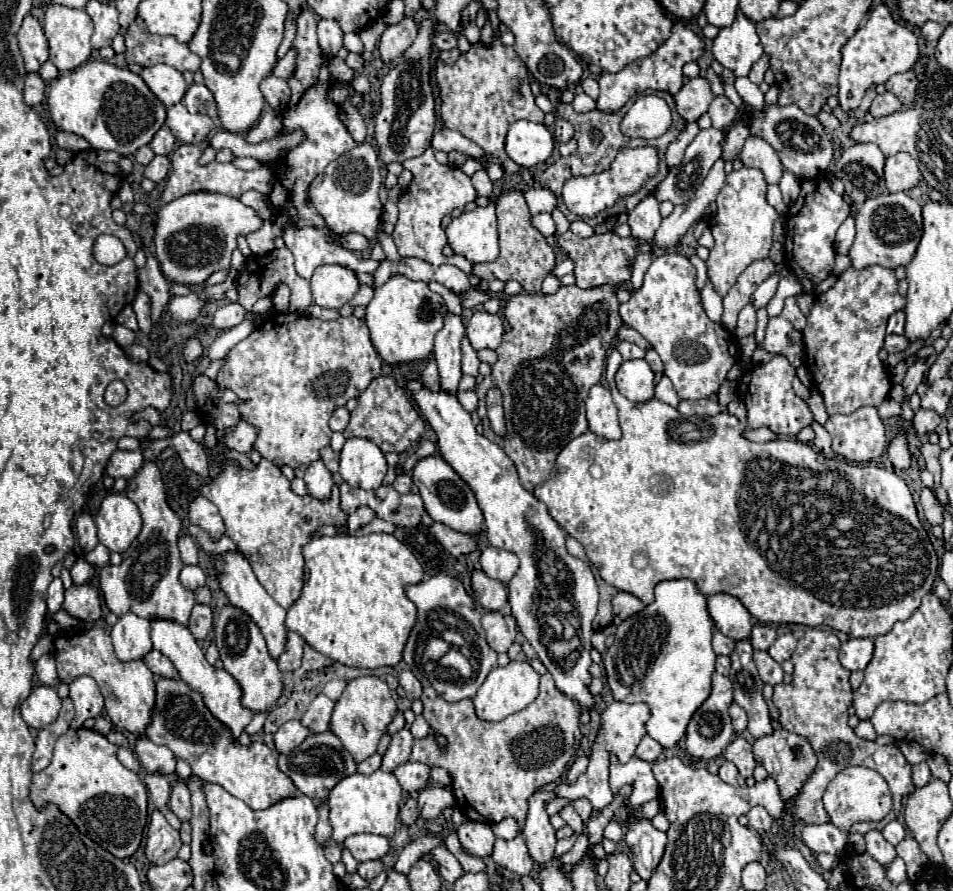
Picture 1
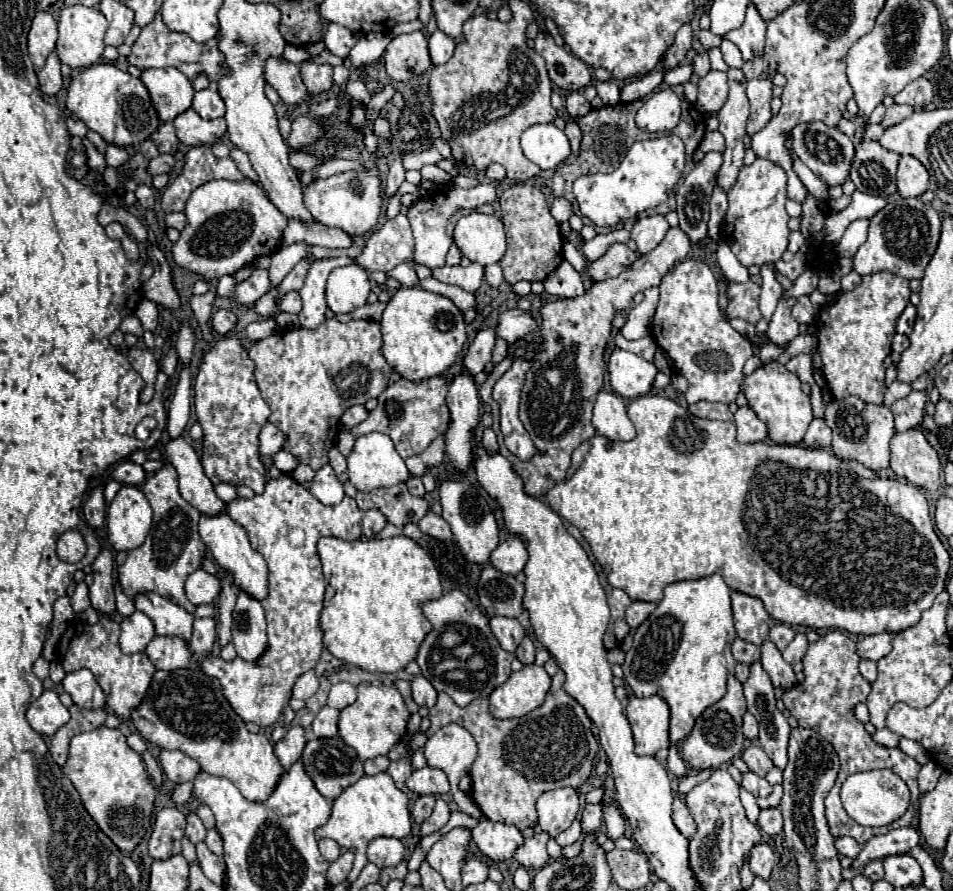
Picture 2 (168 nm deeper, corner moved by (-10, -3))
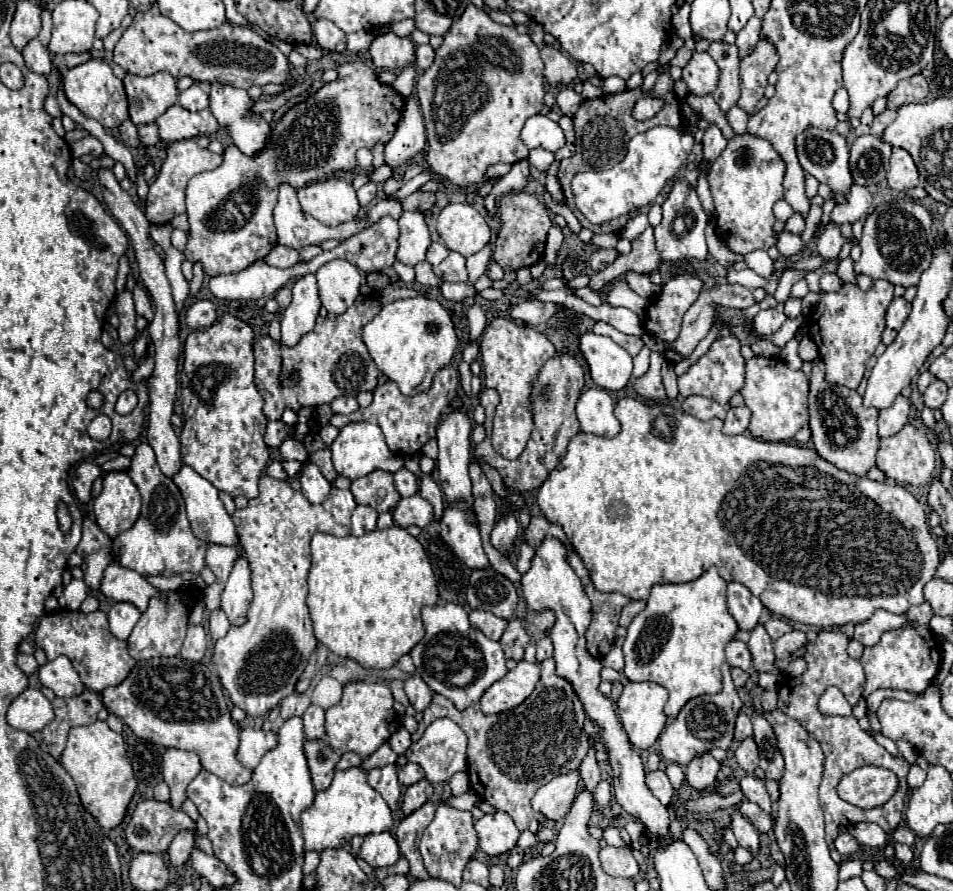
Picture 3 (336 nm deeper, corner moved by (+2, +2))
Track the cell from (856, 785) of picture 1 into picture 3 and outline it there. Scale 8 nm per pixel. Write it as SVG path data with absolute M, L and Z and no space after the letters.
M863 766L841 778L837 794L841 800L861 808L873 810L883 806L897 790L897 776L881 766Z

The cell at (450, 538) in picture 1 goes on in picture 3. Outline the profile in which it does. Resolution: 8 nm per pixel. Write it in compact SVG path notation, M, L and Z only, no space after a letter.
M419 494L403 498L399 506L393 510L393 520L401 528L407 528L407 526L427 528L429 524L435 522L433 506L427 500L423 500Z

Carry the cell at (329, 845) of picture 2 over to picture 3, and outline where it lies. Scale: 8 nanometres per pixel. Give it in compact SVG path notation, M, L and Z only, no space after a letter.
M309 850L309 852L305 854L305 866L303 866L303 872L305 872L305 874L315 872L315 868L319 866L319 862L321 862L321 852Z

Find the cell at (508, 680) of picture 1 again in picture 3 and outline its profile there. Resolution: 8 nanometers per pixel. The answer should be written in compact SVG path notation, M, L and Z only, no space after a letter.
M517 662L501 680L487 688L479 700L483 714L497 714L517 708L535 688L539 680L539 666L531 662Z

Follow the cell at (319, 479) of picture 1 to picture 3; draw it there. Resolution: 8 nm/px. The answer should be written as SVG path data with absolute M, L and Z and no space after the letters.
M309 462L303 468L303 474L299 480L301 480L301 492L311 504L321 504L329 496L331 484L325 480L321 470L317 470L317 466L313 466L313 462Z

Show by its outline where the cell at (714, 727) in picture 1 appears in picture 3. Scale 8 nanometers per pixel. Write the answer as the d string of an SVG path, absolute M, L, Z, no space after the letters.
M723 664L723 690L719 694L705 694L689 700L679 716L665 728L665 732L659 738L659 752L667 762L675 762L679 766L687 766L697 754L711 750L711 748L721 748L727 750L733 742L733 728L735 728L735 718L737 712L741 710L741 700L737 696L737 690L731 682L729 666Z

